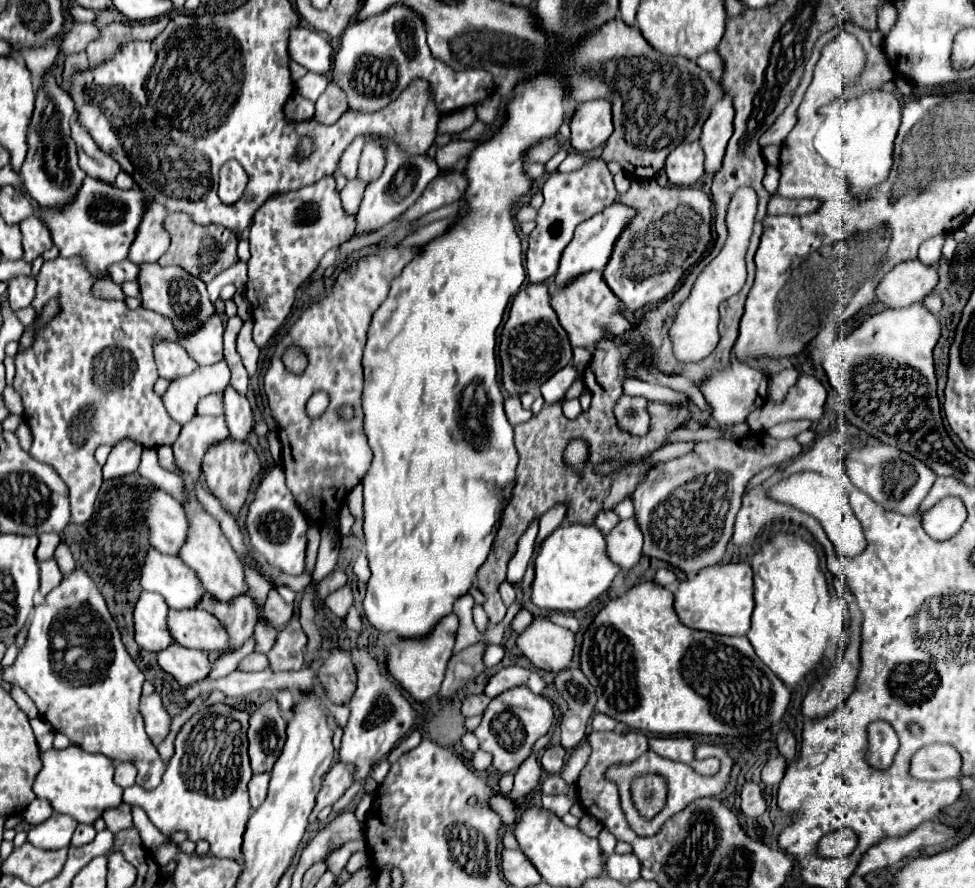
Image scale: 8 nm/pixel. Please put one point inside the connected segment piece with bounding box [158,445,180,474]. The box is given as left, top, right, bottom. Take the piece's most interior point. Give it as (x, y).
(165, 456)

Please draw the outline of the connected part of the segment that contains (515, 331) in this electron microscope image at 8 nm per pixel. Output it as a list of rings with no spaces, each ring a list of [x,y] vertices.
[[[546,283],[526,285],[512,301],[510,317],[502,329],[500,363],[502,385],[510,395],[524,395],[538,389],[554,373],[572,361],[572,347],[564,327],[558,323],[556,311],[550,305],[550,291]]]

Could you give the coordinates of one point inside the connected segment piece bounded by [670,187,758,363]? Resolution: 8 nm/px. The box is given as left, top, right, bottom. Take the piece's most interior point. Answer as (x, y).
(694, 333)

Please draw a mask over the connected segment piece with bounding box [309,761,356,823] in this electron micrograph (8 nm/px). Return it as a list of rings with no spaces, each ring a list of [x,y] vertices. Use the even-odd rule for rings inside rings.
[[[338,761],[336,765],[332,765],[332,769],[326,773],[326,777],[322,781],[322,789],[318,793],[316,807],[314,807],[309,816],[312,823],[316,823],[316,815],[324,807],[336,803],[346,793],[346,789],[354,783],[354,771],[356,771],[356,767],[350,765],[350,763],[340,763]]]

